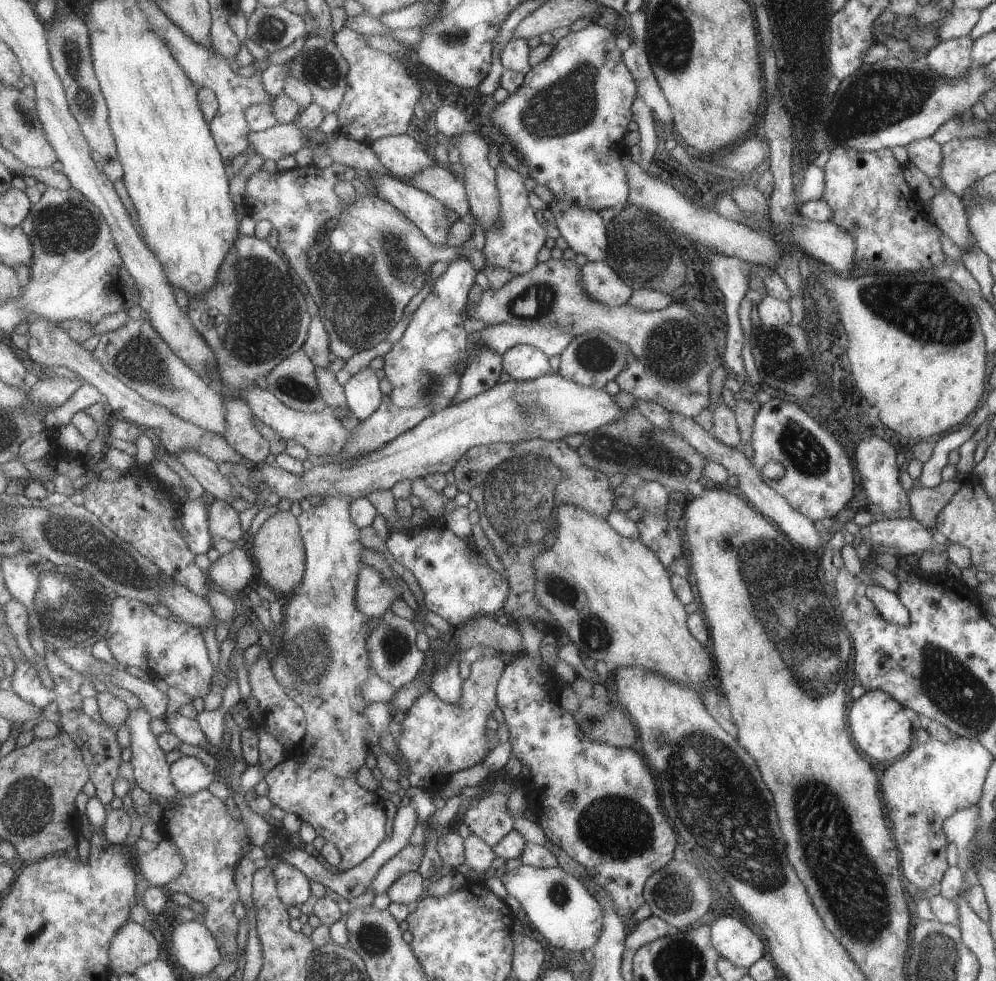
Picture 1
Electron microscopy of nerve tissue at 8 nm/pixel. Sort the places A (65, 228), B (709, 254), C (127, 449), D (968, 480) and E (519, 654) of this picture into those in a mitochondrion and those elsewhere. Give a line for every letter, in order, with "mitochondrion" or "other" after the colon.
A: mitochondrion
B: other
C: other
D: other
E: other

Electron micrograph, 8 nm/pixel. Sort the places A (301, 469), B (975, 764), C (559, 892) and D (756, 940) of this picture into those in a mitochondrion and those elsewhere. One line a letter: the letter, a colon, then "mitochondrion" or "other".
A: other
B: other
C: mitochondrion
D: other

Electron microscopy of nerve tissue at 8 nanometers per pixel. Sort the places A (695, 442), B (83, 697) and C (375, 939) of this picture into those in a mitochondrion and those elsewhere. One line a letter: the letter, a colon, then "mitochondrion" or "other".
A: other
B: other
C: mitochondrion

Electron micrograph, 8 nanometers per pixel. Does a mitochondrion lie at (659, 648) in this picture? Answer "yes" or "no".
no

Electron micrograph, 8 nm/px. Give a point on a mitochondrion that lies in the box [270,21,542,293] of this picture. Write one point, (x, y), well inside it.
(320, 67)

